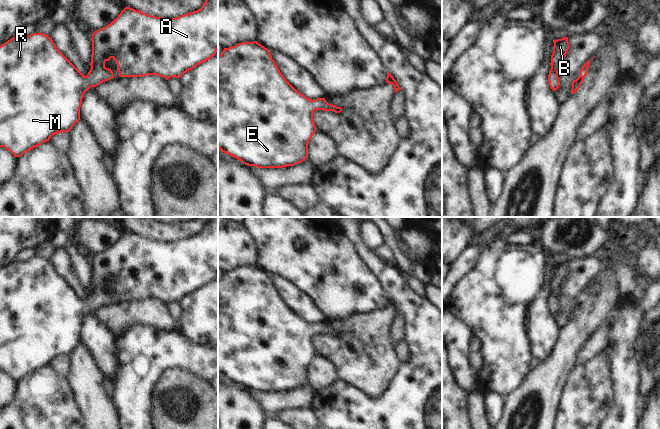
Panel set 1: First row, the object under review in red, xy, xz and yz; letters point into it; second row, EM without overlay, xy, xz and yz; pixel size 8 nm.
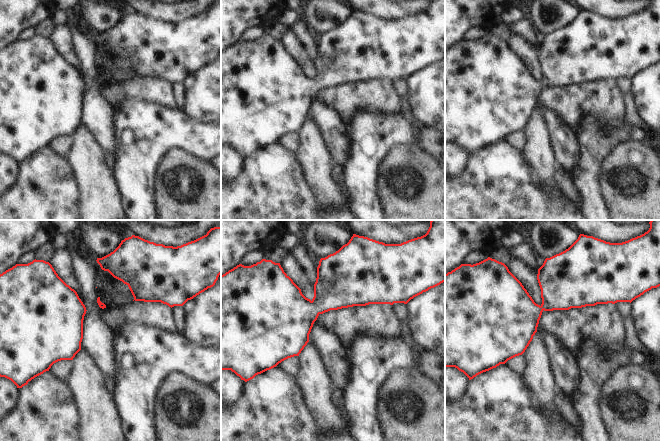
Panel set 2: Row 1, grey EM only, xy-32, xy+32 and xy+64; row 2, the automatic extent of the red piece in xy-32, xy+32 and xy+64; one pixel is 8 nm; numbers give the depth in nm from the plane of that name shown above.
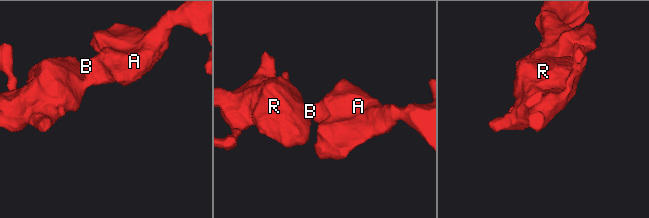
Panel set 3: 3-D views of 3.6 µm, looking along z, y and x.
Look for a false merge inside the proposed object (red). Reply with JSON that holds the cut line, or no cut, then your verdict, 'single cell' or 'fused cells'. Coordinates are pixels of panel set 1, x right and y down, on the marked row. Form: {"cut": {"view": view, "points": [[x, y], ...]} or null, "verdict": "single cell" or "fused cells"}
{"cut": null, "verdict": "single cell"}

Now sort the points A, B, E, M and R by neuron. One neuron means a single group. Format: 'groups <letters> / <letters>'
groups A B E M R

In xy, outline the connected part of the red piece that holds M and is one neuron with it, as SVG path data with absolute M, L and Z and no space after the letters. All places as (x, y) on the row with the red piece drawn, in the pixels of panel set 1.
M205 0L202 7L197 11L193 11L176 18L164 19L162 17L155 17L148 15L141 11L137 11L130 7L125 7L116 19L114 19L107 26L94 31L92 34L92 54L91 54L91 69L86 76L84 76L56 47L53 40L43 33L33 33L27 37L19 38L13 37L7 42L0 45L0 147L4 147L10 151L14 157L20 157L29 150L41 145L50 140L50 138L61 132L69 132L72 127L80 120L80 108L82 104L83 95L91 87L96 87L101 83L112 78L113 72L111 69L105 67L105 62L113 58L117 64L119 77L141 77L147 75L158 75L168 80L171 77L180 78L184 73L192 70L197 65L209 60L216 54L218 50L218 0Z

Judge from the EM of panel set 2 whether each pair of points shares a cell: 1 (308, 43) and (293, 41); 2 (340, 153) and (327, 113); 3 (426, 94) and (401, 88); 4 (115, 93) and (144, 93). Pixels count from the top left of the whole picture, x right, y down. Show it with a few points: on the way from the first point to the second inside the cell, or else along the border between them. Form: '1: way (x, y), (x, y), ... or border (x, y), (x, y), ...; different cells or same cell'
1: border (288, 29), (293, 32), (313, 62); different cells
2: way (338, 143), (330, 123); same cell
3: border (406, 80), (407, 94); different cells
4: way (122, 92), (137, 92); same cell

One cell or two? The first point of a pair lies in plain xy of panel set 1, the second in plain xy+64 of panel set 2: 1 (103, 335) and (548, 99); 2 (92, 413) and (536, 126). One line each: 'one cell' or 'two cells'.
1: two cells
2: one cell

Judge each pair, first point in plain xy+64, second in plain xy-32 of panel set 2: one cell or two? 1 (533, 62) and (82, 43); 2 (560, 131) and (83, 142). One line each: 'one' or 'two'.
1: two
2: two

